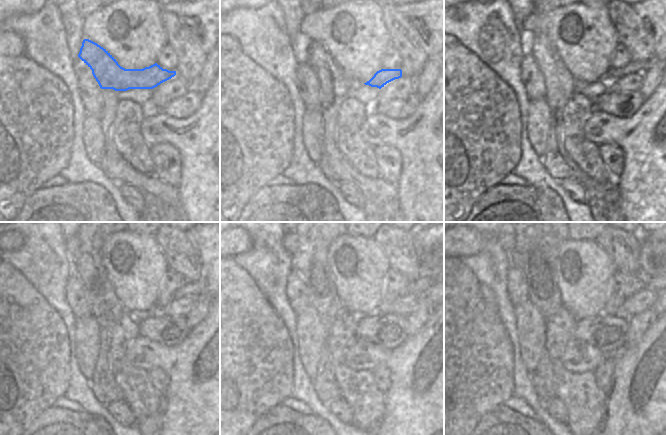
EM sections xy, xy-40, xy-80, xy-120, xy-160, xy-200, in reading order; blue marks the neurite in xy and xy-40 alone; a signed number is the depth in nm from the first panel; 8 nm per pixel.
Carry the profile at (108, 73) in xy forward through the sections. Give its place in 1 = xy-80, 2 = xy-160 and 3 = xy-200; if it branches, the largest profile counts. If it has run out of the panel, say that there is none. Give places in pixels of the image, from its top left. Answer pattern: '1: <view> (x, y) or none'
1: xy-80 (634, 66)
2: xy-160 (423, 284)
3: xy-200 (647, 281)

